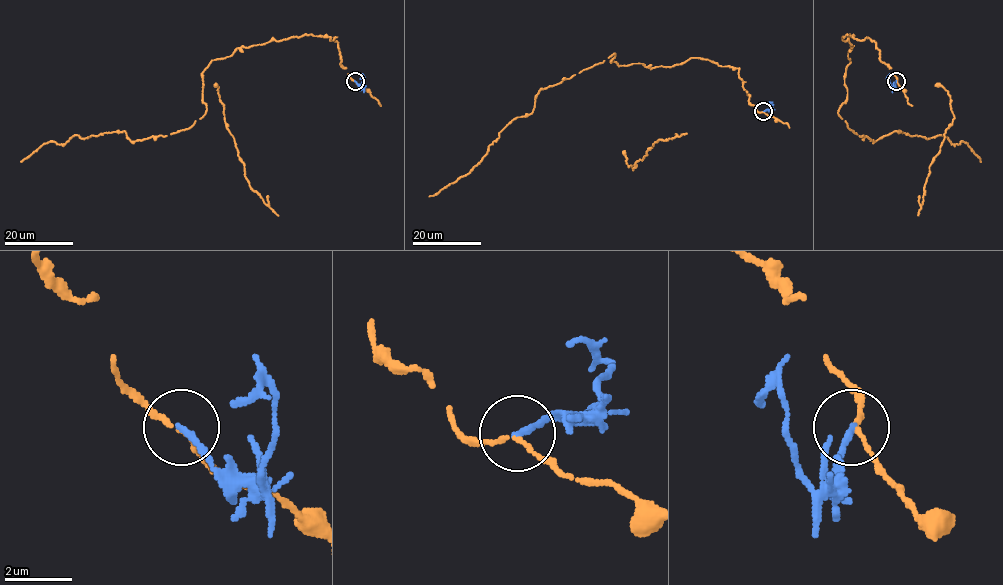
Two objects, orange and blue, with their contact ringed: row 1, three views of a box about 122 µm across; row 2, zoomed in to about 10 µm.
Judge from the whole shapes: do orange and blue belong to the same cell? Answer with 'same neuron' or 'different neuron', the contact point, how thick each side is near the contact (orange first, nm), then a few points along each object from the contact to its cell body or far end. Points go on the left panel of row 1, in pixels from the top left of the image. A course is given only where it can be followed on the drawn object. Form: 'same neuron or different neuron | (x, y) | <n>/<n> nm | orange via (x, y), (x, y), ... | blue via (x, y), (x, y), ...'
different neuron | (355, 81) | 120/190 nm | orange via (355, 81), (334, 37), (241, 47), (202, 73), (206, 113), (189, 128), (74, 135), (21, 162) | blue via (355, 81), (363, 86), (362, 73)

